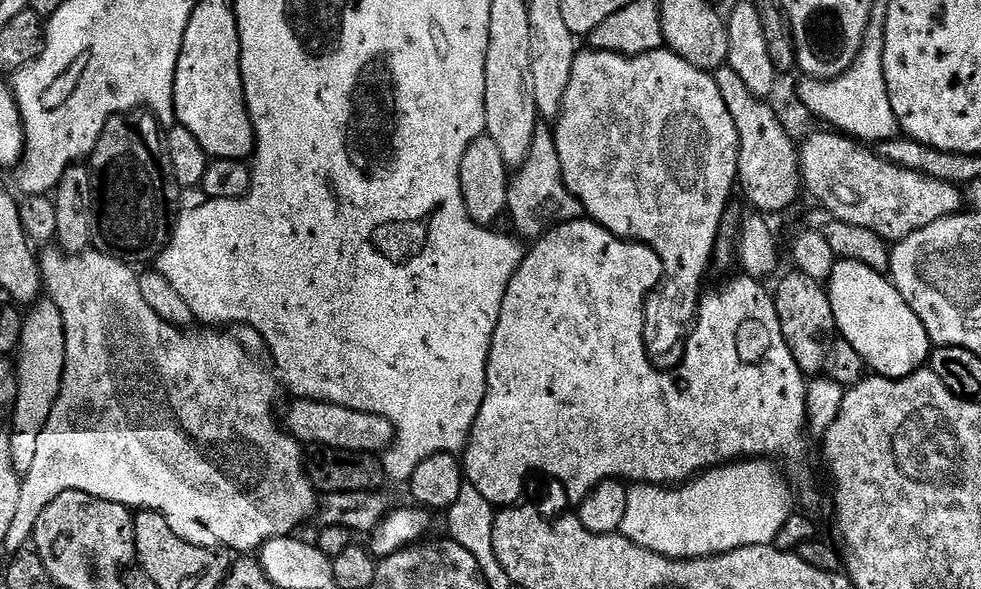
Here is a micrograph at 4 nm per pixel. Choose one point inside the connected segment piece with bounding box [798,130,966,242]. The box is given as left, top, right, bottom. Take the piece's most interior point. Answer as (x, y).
(853, 184)

